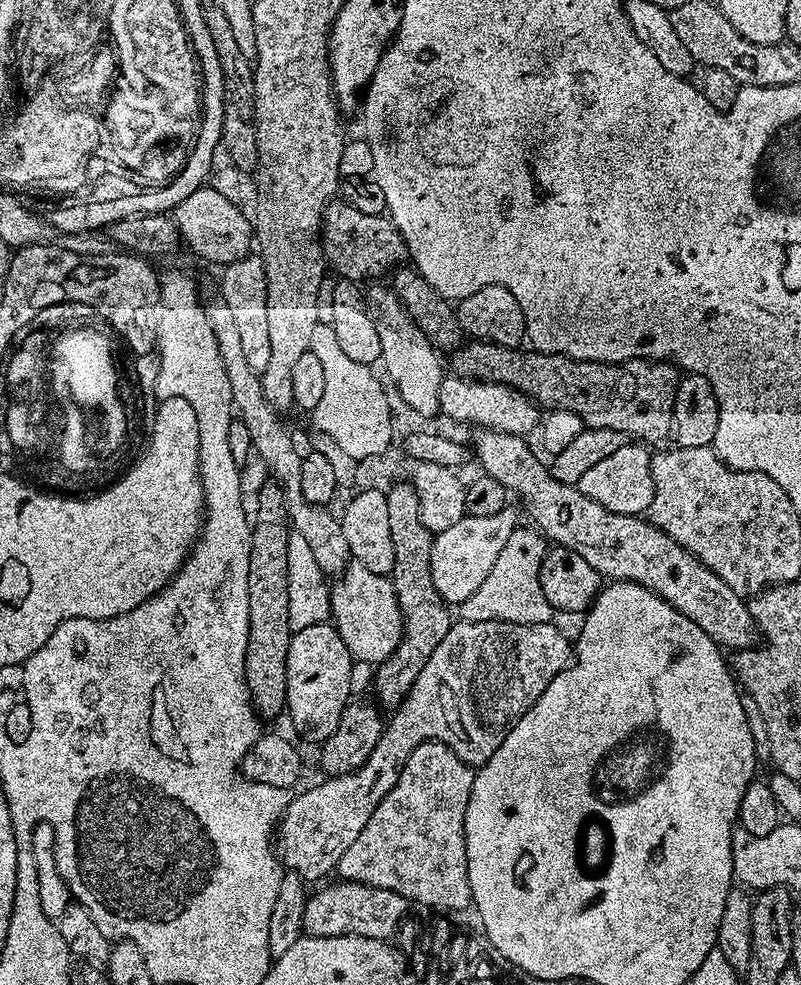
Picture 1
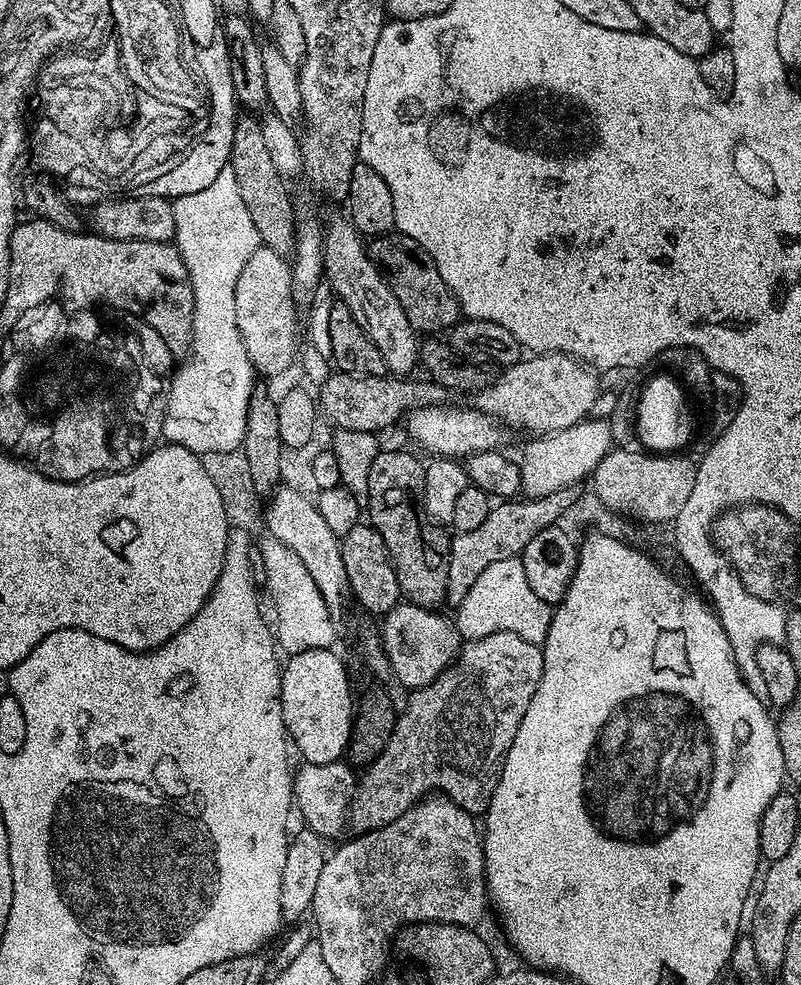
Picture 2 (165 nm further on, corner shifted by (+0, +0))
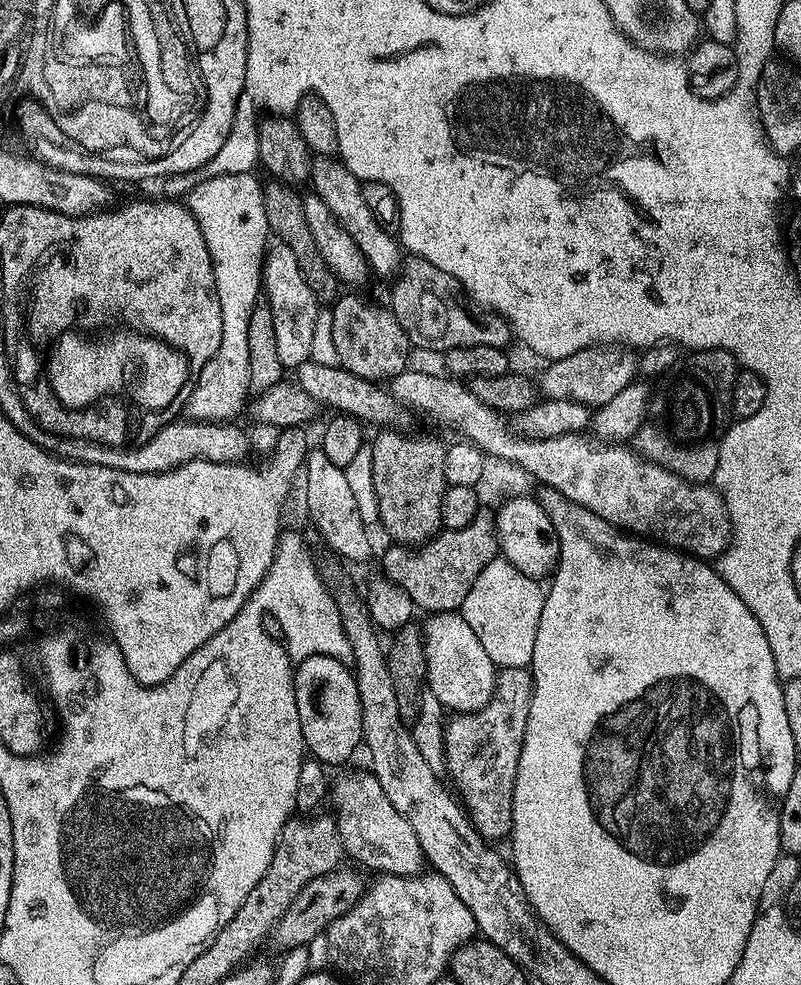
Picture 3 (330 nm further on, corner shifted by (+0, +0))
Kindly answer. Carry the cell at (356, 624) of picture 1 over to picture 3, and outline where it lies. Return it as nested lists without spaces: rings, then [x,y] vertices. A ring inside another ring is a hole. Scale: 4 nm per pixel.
[[[459,611],[434,612],[427,619],[428,621],[423,621],[422,624],[426,686],[434,692],[438,702],[443,704],[449,713],[477,712],[479,708],[484,708],[496,692],[496,677],[498,675],[498,669],[493,664],[490,654],[486,654],[482,642],[478,642],[474,630],[470,630],[466,618],[460,615]]]

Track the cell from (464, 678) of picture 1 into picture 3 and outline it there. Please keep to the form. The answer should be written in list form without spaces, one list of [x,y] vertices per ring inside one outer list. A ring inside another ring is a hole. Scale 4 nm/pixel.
[[[502,668],[499,669],[496,677],[496,692],[490,698],[490,702],[484,708],[479,708],[477,712],[462,712],[451,717],[443,725],[444,739],[444,766],[447,775],[452,775],[452,780],[456,783],[455,791],[458,793],[459,799],[462,801],[462,807],[473,826],[478,830],[478,834],[483,840],[496,842],[509,835],[512,830],[512,795],[514,794],[514,782],[516,781],[516,771],[518,770],[518,758],[520,751],[524,745],[524,735],[526,734],[526,722],[530,714],[530,702],[532,701],[532,673],[528,668]]]

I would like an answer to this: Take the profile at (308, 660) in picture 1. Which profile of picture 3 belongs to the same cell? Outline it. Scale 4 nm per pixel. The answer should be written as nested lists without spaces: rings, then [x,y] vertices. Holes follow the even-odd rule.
[[[311,656],[295,665],[294,679],[305,749],[325,766],[346,763],[364,739],[362,706],[353,669],[343,660]]]

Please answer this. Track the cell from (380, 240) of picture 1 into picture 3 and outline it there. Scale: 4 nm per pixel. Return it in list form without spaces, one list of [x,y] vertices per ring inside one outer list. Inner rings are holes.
[[[409,255],[401,263],[392,282],[390,310],[398,318],[402,330],[406,330],[409,345],[416,347],[417,344],[418,347],[429,348],[432,352],[448,352],[451,348],[463,350],[479,344],[507,349],[508,343],[513,343],[512,328],[508,321],[501,318],[497,312],[487,310],[481,311],[479,313],[481,316],[476,317],[477,309],[474,307],[472,297],[465,292],[463,286],[453,276],[446,274],[446,270],[438,270],[438,266],[434,266],[434,262],[426,262],[426,258],[421,256]]]

